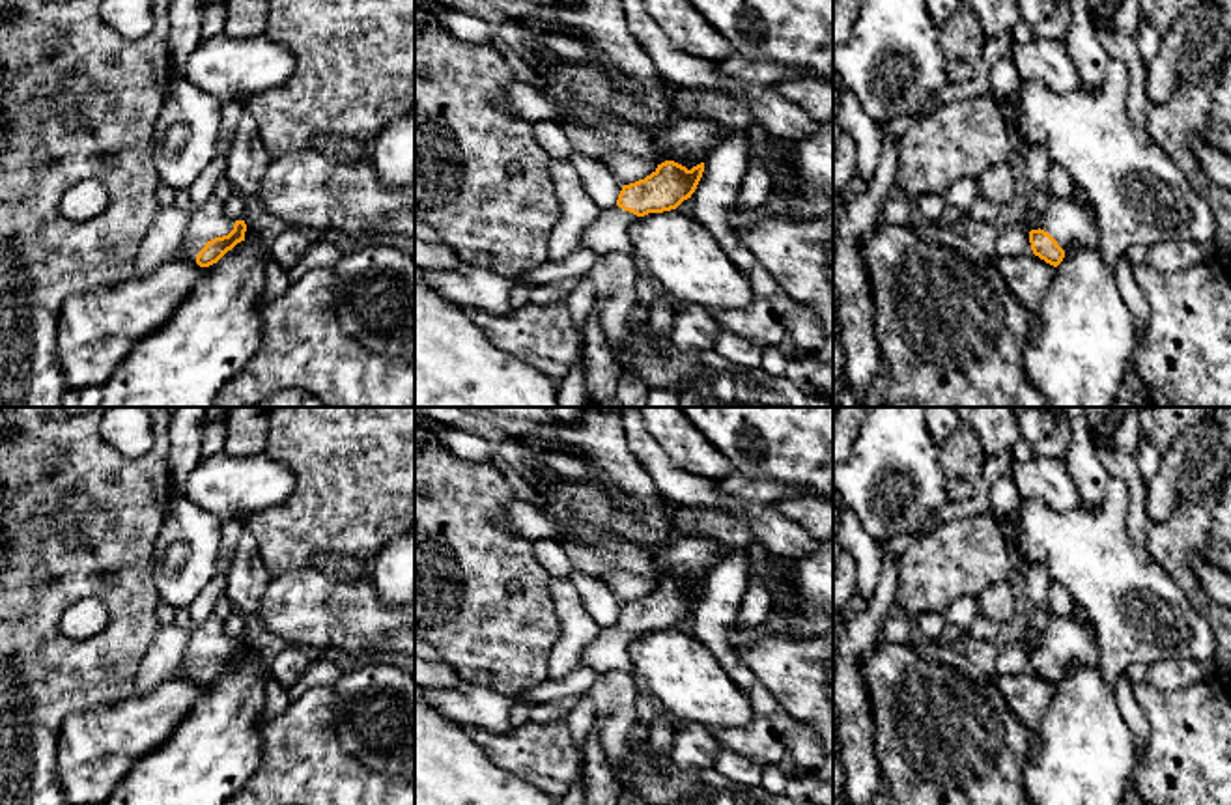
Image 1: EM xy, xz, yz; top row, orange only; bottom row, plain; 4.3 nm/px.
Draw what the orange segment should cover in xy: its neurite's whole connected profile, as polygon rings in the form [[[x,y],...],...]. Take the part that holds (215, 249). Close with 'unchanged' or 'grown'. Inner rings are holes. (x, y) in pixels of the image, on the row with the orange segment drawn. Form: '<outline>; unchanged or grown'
[[[209,198],[192,211],[177,258],[209,267],[245,241],[245,232],[245,220],[228,219],[222,211],[222,202]]]; grown

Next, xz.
[[[665,161],[635,183],[624,185],[613,207],[601,209],[598,219],[583,232],[579,248],[594,250],[598,256],[611,252],[633,254],[630,226],[648,213],[676,209],[691,198],[704,172],[704,162],[687,170]]]; grown

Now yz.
[[[1052,200],[1042,213],[1042,226],[1029,232],[1035,256],[1057,267],[1074,243],[1098,245],[1098,226],[1087,205],[1076,200]]]; grown

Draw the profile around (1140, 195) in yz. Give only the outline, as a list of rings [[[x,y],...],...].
[[[1111,58],[1097,93],[1083,90],[1055,93],[1035,78],[1024,78],[1016,93],[1018,120],[1011,125],[1022,142],[1044,146],[1052,166],[1061,166],[1087,196],[1097,213],[1098,248],[1113,271],[1117,260],[1132,247],[1162,241],[1216,241],[1218,224],[1212,207],[1197,194],[1177,161],[1147,131],[1134,125],[1126,110],[1128,71]]]

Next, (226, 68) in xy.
[[[224,34],[204,39],[187,58],[183,77],[220,103],[248,99],[282,84],[293,73],[293,52],[265,34],[232,39]]]

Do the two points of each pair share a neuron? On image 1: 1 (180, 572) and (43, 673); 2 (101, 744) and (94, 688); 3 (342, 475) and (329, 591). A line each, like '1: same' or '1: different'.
1: different
2: different
3: different

